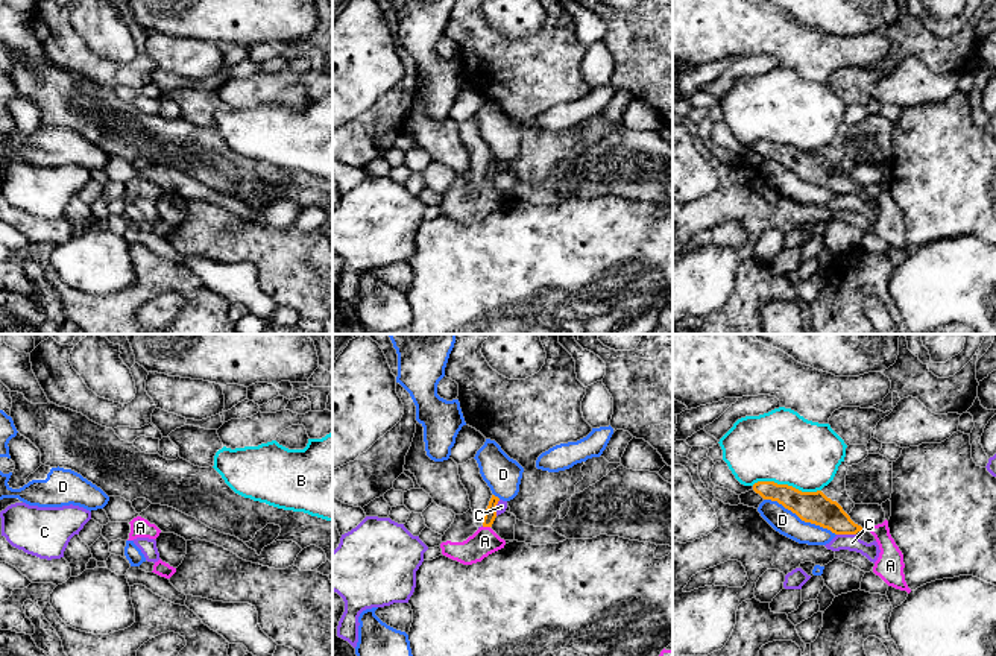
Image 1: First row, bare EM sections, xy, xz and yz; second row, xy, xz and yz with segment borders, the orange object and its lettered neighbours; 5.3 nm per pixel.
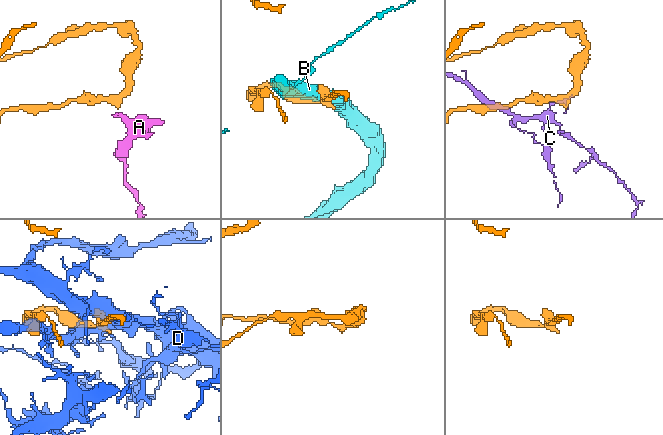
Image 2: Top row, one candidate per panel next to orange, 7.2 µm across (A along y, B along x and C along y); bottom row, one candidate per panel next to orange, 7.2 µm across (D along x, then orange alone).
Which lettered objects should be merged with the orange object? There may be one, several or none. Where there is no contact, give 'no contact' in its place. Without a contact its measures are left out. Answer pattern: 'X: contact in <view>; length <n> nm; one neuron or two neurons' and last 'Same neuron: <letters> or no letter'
A: contact in xz; length 40 nm; one neuron
B: contact in yz; length 360 nm; two neurons
C: contact in yz; length 100 nm; two neurons
D: contact in yz; length 440 nm; two neurons
Same neuron: A

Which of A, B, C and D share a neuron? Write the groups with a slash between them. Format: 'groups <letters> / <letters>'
groups A / B / C / D

